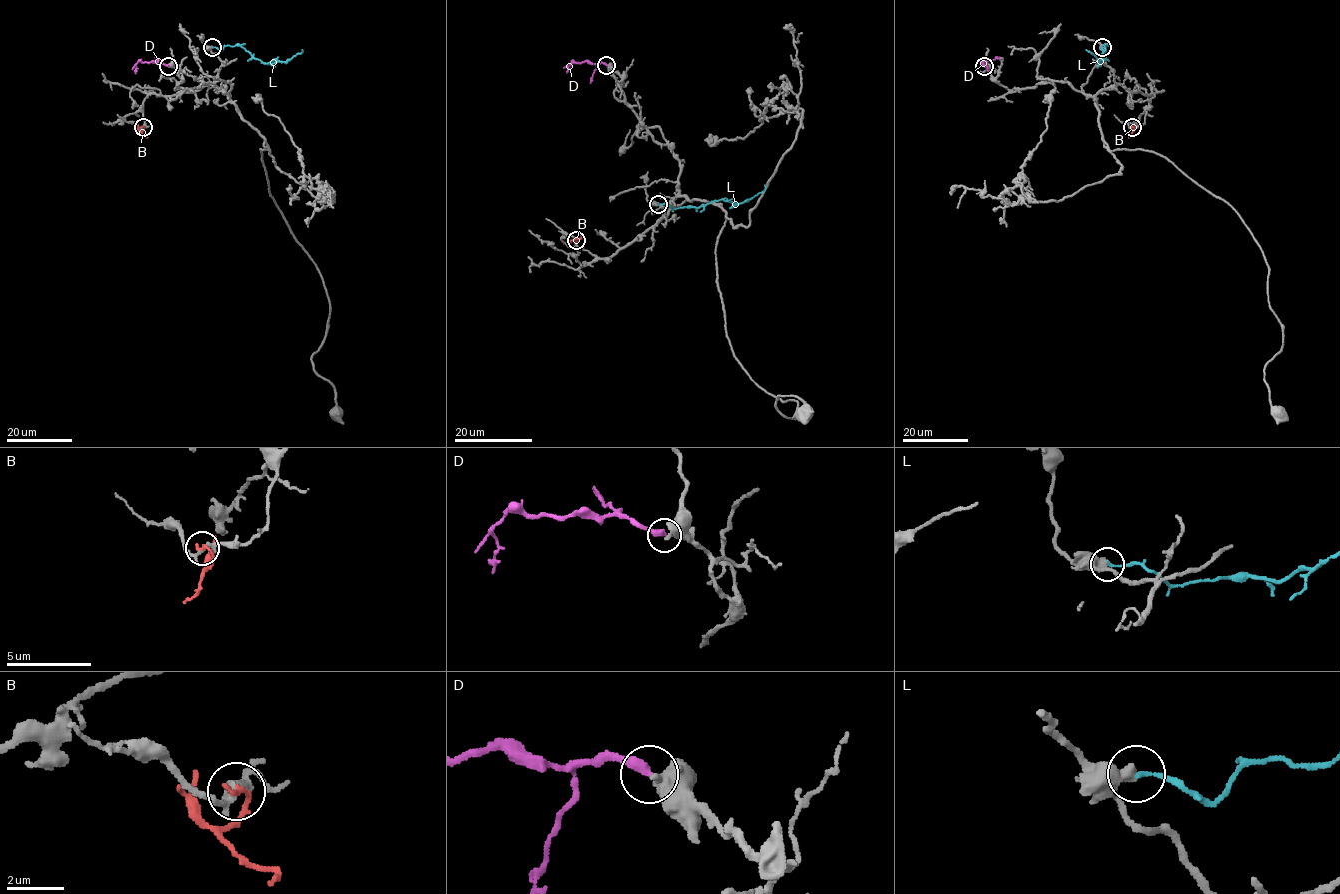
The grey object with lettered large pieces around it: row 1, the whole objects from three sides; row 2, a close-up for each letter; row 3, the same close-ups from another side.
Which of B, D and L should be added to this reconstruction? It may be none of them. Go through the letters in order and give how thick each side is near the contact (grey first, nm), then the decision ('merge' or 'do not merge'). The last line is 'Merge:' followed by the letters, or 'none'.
B: 240/200 nm | do not merge
D: 480/360 nm | do not merge
L: 500/160 nm | do not merge
Merge: none

